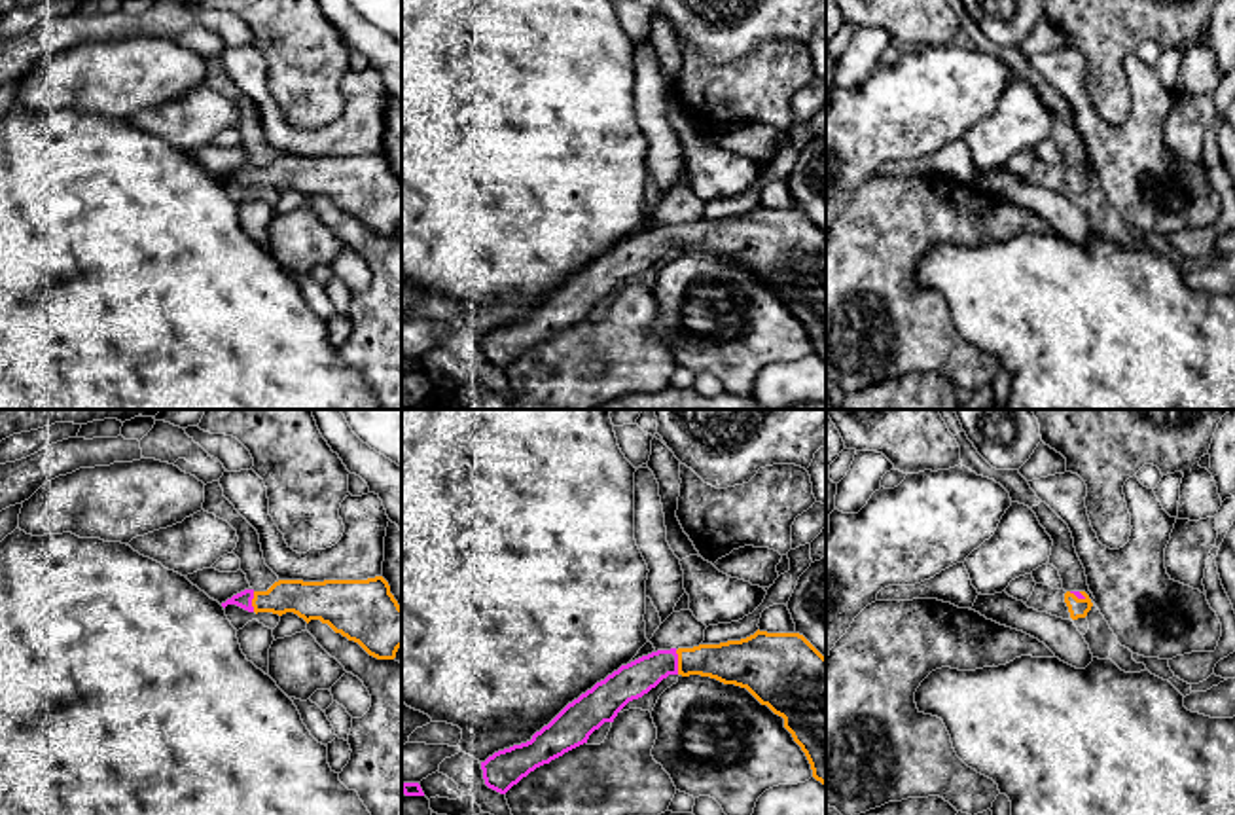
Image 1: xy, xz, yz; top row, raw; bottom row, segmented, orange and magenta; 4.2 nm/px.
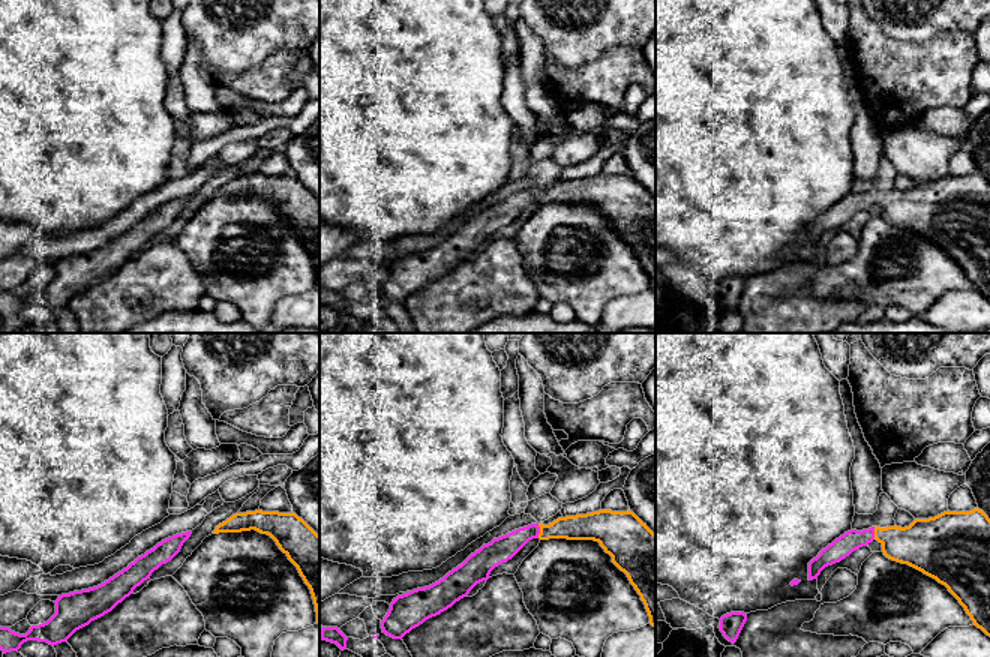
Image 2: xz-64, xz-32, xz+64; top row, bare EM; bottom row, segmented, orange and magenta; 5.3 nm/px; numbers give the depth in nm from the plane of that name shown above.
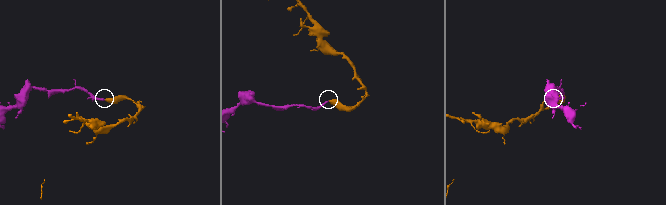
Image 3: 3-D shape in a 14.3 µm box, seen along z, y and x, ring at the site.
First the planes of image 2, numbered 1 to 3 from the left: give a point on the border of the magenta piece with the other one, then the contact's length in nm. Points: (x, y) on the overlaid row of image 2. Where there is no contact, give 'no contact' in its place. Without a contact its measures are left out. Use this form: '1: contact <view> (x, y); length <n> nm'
1: no contact
2: contact xz-32 (540, 530); length 70 nm
3: contact xz+64 (875, 533); length 70 nm

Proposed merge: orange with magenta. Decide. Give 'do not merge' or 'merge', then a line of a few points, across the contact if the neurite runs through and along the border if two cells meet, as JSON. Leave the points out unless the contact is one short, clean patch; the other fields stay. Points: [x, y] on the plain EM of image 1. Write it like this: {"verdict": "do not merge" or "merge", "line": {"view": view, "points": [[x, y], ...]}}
{"verdict": "merge", "line": {"view": "xz", "points": [[735, 237], [679, 237], [663, 237], [631, 256]]}}

